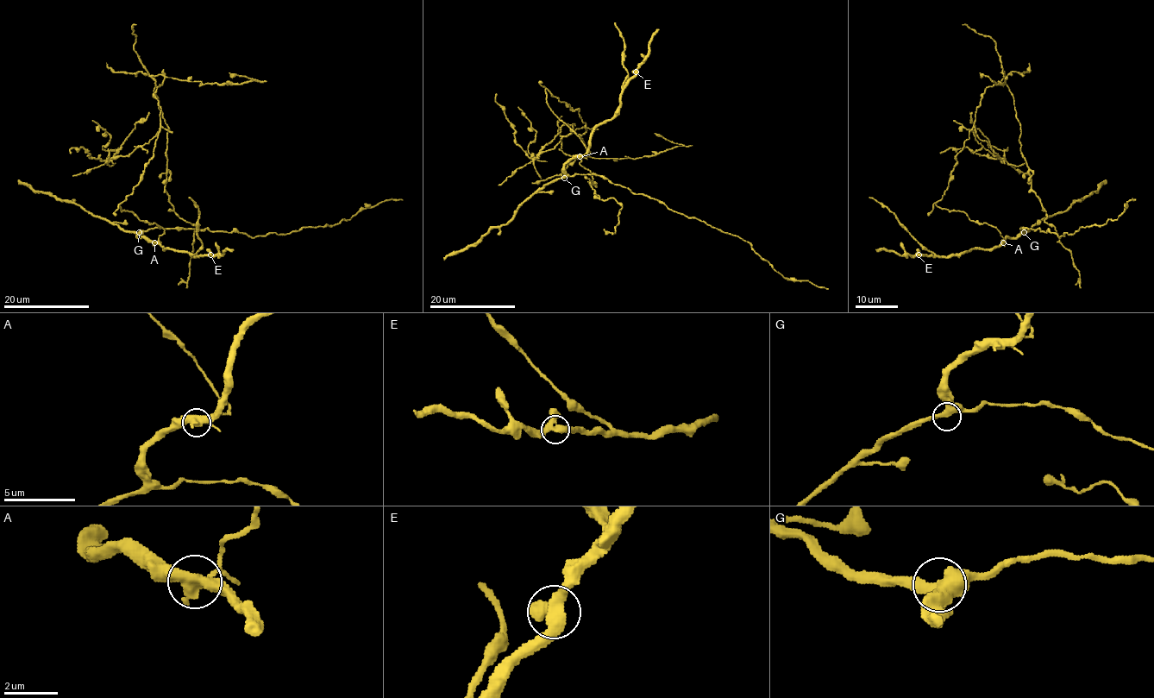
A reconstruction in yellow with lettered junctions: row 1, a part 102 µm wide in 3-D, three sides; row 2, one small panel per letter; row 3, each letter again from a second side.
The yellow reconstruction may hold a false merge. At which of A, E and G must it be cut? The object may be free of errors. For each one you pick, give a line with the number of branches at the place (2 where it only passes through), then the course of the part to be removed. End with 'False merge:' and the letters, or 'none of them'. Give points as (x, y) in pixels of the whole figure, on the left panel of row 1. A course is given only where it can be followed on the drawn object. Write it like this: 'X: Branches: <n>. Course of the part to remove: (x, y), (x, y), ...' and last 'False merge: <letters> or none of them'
A: Branches: 4. Course of the part to remove: (154, 242), (164, 230), (121, 204), (153, 154), (162, 75), (164, 191), (197, 226), (178, 285)
False merge: A

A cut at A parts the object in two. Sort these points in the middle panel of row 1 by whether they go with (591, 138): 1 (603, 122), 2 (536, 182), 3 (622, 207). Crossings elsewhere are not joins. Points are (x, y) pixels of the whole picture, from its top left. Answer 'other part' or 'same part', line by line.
1: same part
2: other part
3: other part

